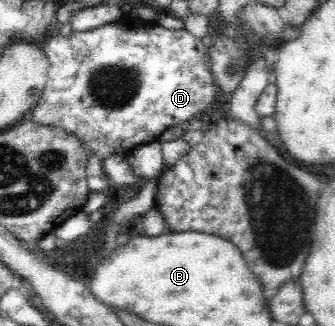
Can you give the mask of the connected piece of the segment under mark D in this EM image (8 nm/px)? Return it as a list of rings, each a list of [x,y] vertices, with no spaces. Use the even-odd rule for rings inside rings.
[[[126,17],[123,21],[105,24],[86,32],[74,31],[68,38],[54,35],[48,42],[45,42],[43,51],[48,61],[48,80],[45,84],[43,95],[31,110],[29,119],[40,125],[50,125],[54,128],[64,129],[66,132],[74,134],[78,141],[83,144],[89,157],[86,175],[91,192],[99,192],[110,186],[110,179],[104,171],[104,161],[108,160],[108,158],[112,158],[114,154],[128,154],[137,146],[158,141],[162,133],[168,128],[172,128],[172,126],[186,128],[188,120],[198,119],[201,114],[206,114],[206,110],[214,110],[214,106],[218,106],[218,94],[220,92],[206,63],[206,47],[204,47],[200,39],[194,37],[186,29],[168,30],[153,22],[135,23]]]

